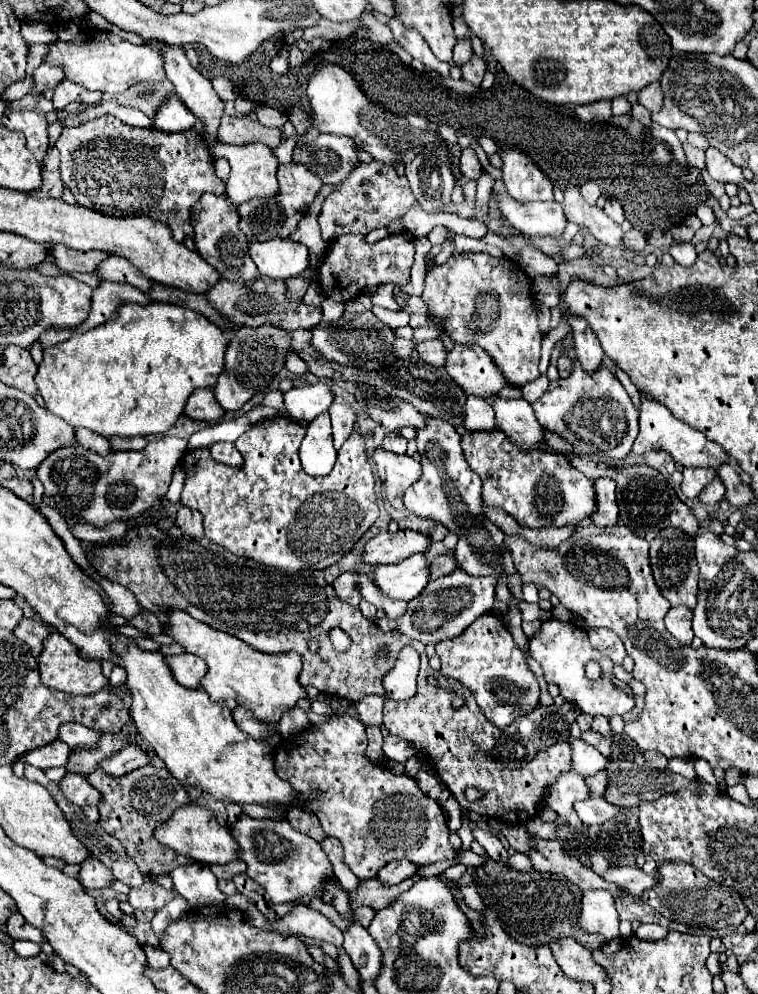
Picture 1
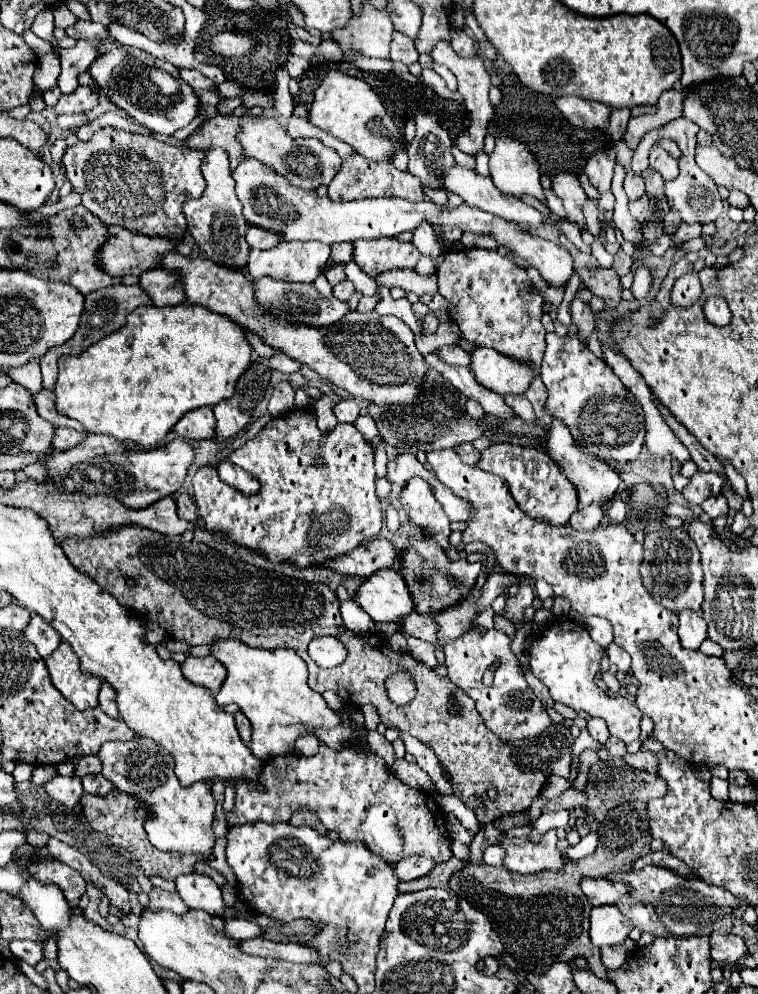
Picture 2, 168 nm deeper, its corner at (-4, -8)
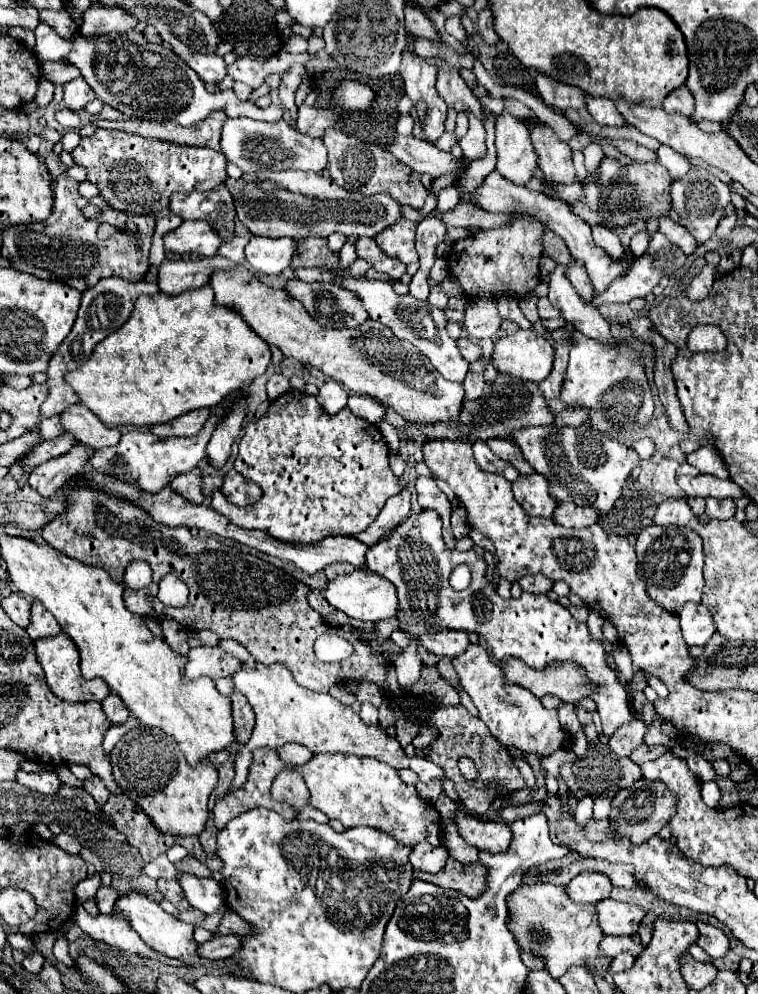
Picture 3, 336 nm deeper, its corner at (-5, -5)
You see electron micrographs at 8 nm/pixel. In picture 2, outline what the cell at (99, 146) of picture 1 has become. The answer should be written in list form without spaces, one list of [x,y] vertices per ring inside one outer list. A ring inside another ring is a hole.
[[[107,126],[97,130],[89,142],[79,142],[75,146],[69,146],[67,152],[63,154],[63,166],[65,166],[67,180],[81,196],[81,204],[93,216],[97,216],[109,228],[111,234],[117,234],[121,228],[129,232],[147,234],[147,236],[159,236],[159,238],[167,236],[169,240],[181,240],[187,232],[183,204],[189,198],[199,198],[205,190],[205,178],[199,168],[203,156],[205,156],[203,150],[175,148],[155,138],[147,138],[141,134],[131,134]]]

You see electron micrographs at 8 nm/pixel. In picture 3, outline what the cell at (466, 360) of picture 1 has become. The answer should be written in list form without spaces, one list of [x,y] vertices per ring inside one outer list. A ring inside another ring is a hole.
[[[520,329],[494,343],[492,363],[500,373],[540,383],[552,371],[554,347],[538,333]]]

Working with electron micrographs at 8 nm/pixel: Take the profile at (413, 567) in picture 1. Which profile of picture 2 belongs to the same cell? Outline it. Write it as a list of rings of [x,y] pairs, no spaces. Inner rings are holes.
[[[383,568],[375,574],[371,574],[363,586],[359,588],[355,602],[363,606],[363,610],[375,620],[375,622],[399,622],[399,618],[413,612],[413,596],[409,592],[409,586],[405,578],[395,568]]]

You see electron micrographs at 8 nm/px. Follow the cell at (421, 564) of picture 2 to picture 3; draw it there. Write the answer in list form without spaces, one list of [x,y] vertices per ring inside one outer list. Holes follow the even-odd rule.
[[[420,511],[416,515],[406,517],[404,523],[400,523],[396,529],[392,529],[392,533],[386,539],[378,541],[376,545],[372,545],[368,549],[364,569],[368,573],[384,577],[386,581],[390,581],[396,587],[398,627],[404,633],[408,633],[410,637],[418,639],[420,635],[430,635],[430,633],[438,633],[444,629],[456,629],[456,631],[480,635],[486,641],[486,645],[490,647],[494,659],[498,659],[498,661],[504,657],[518,657],[524,663],[532,665],[534,669],[544,669],[544,665],[548,665],[548,661],[576,661],[576,663],[584,665],[584,669],[588,669],[588,677],[592,677],[592,681],[596,681],[600,685],[600,689],[596,691],[596,697],[592,697],[592,699],[598,707],[604,735],[612,737],[616,733],[616,729],[620,729],[624,723],[634,719],[634,713],[632,713],[630,701],[628,701],[628,691],[618,683],[616,673],[608,667],[606,651],[604,651],[602,643],[590,635],[586,623],[576,621],[566,607],[562,607],[556,601],[550,601],[546,595],[522,593],[518,599],[502,599],[496,593],[494,585],[486,579],[488,567],[486,567],[486,561],[482,557],[478,557],[472,549],[462,553],[462,551],[450,551],[444,547],[442,521],[440,521],[440,515],[436,511]],[[462,563],[466,563],[470,567],[472,581],[464,591],[454,591],[450,587],[450,573]]]

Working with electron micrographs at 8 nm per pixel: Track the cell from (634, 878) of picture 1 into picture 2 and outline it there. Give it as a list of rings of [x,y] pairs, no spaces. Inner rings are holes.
[[[583,878],[581,890],[591,902],[591,906],[605,906],[615,904],[621,896],[629,894],[629,886],[625,882],[615,882],[609,878]]]

